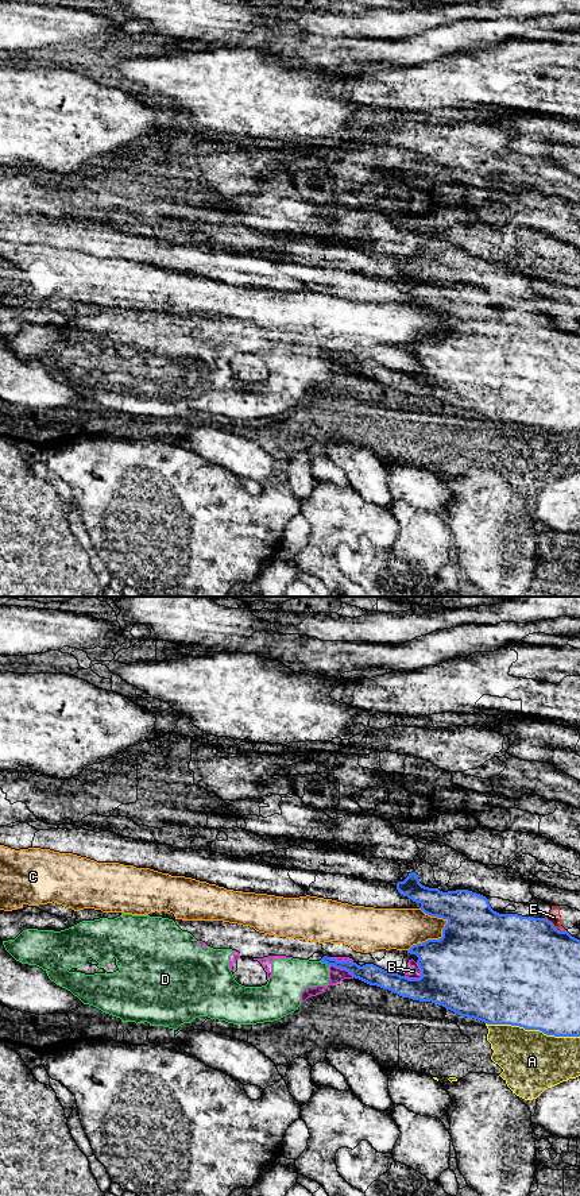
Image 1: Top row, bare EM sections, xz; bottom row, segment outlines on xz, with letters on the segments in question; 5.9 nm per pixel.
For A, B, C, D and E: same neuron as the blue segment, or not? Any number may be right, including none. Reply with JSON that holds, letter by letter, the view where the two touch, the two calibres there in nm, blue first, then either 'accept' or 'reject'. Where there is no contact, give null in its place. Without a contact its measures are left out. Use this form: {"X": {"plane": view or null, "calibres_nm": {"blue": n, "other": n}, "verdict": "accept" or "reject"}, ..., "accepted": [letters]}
{"A": {"plane": "xz", "calibres_nm": {"blue": 500, "other": 360}, "verdict": "reject"}, "B": {"plane": "xz", "calibres_nm": {"blue": 480, "other": 80}, "verdict": "reject"}, "C": {"plane": "xz", "calibres_nm": {"blue": 460, "other": 240}, "verdict": "reject"}, "D": {"plane": "xz", "calibres_nm": {"blue": 90, "other": 220}, "verdict": "reject"}, "E": {"plane": "xz", "calibres_nm": {"blue": 500, "other": 70}, "verdict": "reject"}, "accepted": []}

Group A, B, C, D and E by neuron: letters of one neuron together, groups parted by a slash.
A / B D / C / E

